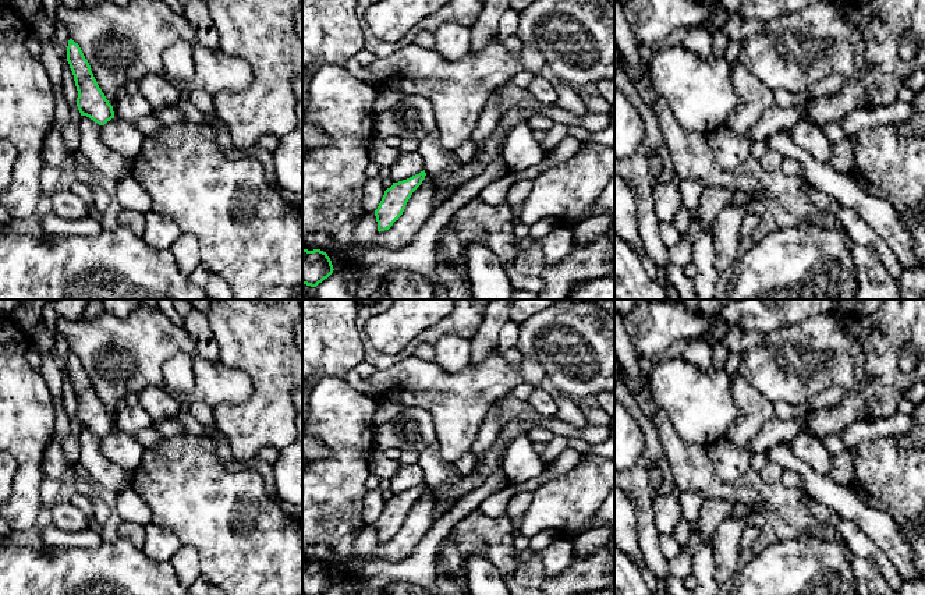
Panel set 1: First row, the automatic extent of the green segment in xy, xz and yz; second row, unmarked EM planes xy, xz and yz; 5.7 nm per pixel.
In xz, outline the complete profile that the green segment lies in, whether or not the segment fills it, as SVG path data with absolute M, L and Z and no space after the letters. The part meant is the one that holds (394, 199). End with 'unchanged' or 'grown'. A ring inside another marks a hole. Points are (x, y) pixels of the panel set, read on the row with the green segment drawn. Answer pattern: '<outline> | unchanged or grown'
M425 170L407 180L393 183L390 188L384 191L384 195L375 210L378 231L389 230L396 220L403 215L408 199L412 192L425 180Z | unchanged

